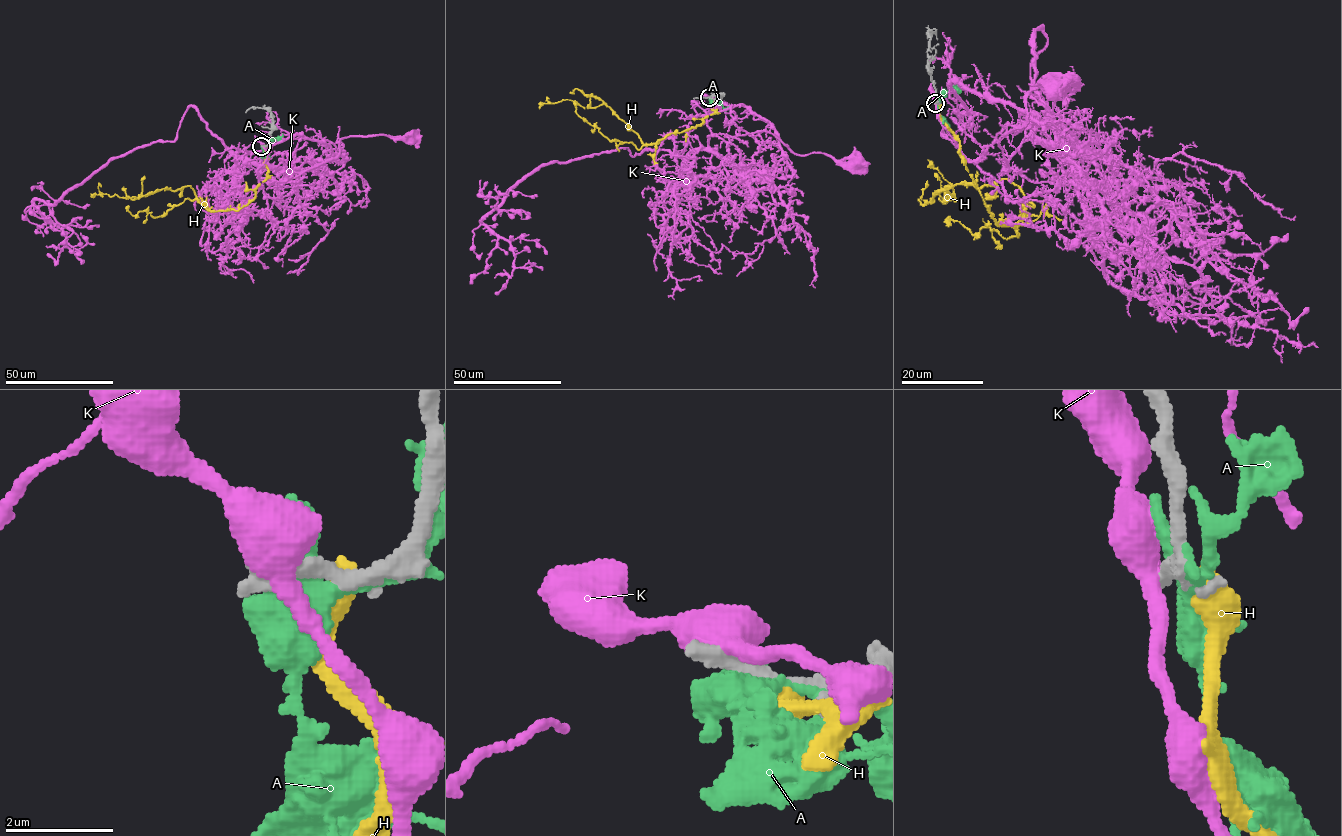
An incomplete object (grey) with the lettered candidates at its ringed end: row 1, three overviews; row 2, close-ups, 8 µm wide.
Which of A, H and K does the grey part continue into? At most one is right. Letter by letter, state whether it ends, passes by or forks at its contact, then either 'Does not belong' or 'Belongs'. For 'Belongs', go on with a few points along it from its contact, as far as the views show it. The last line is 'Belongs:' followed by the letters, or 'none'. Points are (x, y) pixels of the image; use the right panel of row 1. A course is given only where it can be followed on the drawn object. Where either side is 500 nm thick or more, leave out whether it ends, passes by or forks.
A: It passes by. Does not belong
H: Does not belong
K: Does not belong
Belongs: none

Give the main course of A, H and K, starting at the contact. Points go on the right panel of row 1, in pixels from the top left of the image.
A: (938, 103), (948, 91), (956, 88), (954, 80)
H: (938, 103), (992, 217), (1020, 224), (1024, 196), (1005, 179), (939, 195), (956, 199)
K: (935, 103), (1019, 201), (1080, 175), (1037, 140), (1004, 168), (1026, 96), (1059, 87)

